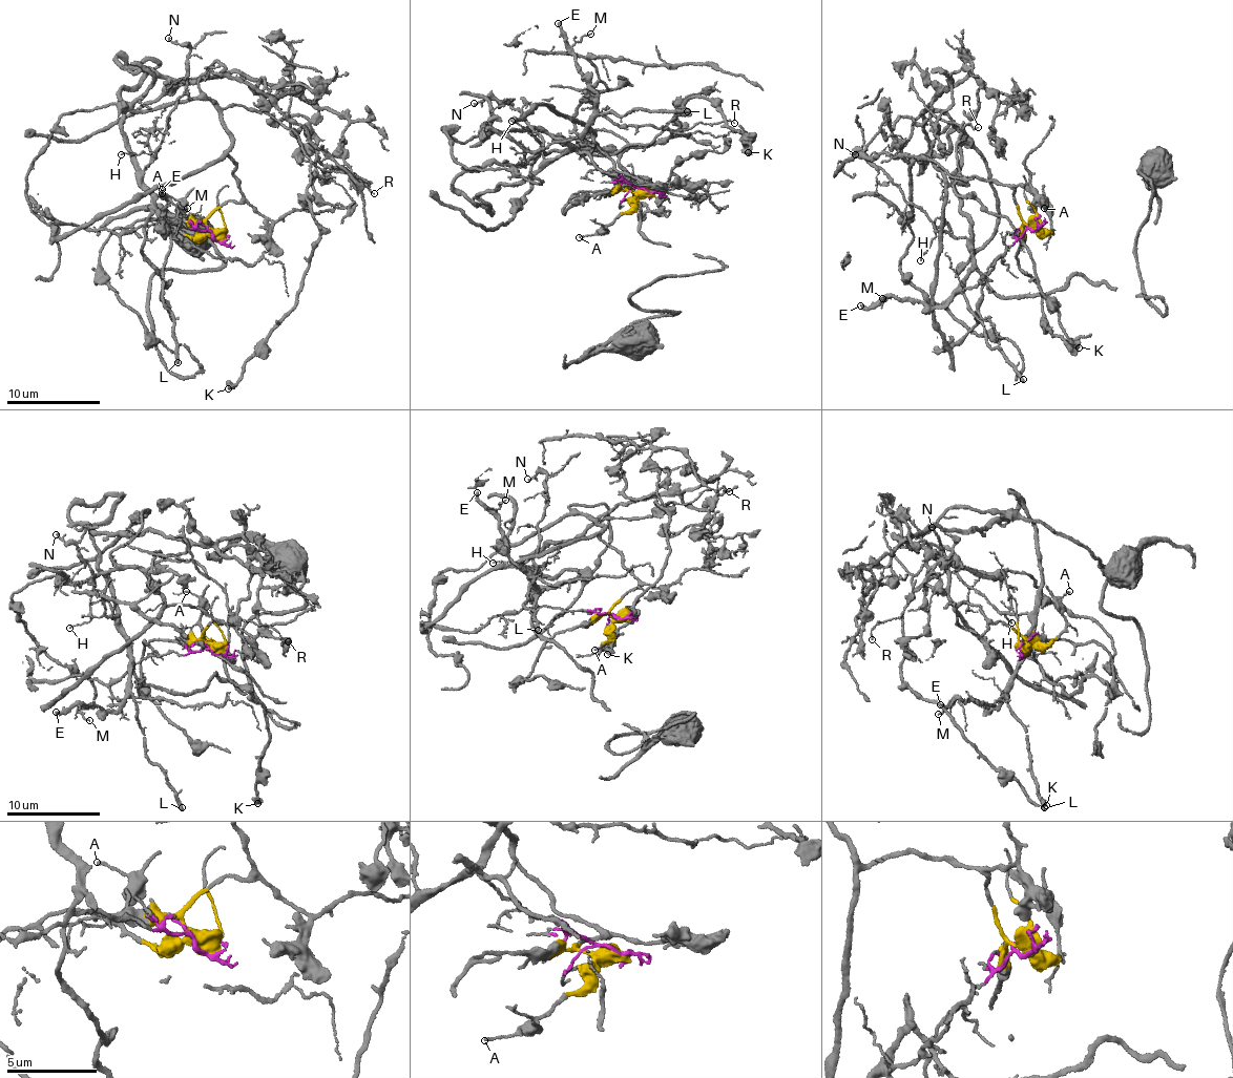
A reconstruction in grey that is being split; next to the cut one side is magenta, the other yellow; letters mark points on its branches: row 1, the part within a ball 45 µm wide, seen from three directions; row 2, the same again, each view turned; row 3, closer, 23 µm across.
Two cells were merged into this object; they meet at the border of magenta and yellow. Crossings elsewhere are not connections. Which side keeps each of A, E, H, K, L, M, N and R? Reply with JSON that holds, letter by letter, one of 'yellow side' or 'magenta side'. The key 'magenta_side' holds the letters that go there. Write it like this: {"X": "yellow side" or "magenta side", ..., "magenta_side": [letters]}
{"A": "yellow side", "E": "magenta side", "H": "magenta side", "K": "yellow side", "L": "magenta side", "M": "magenta side", "N": "magenta side", "R": "yellow side", "magenta_side": ["E", "H", "L", "M", "N"]}

